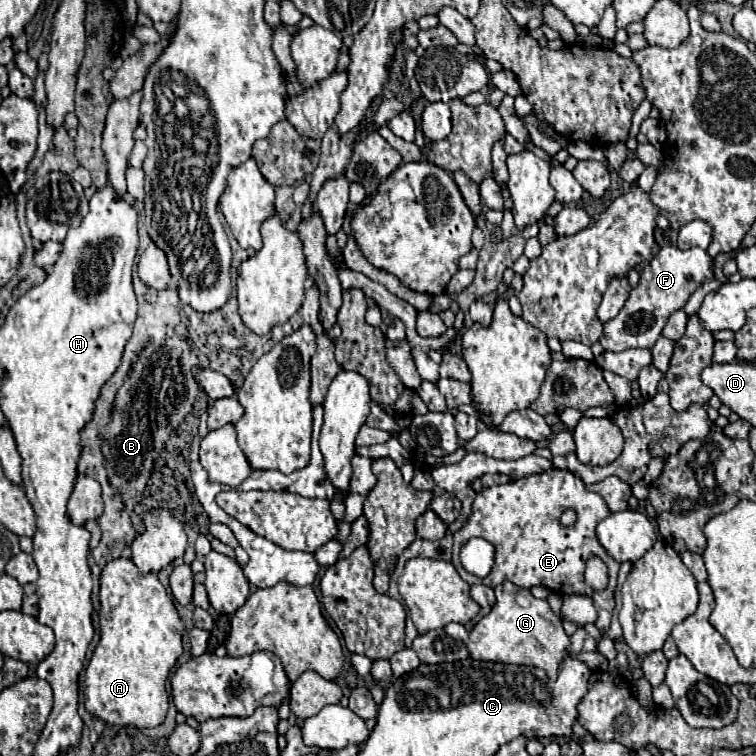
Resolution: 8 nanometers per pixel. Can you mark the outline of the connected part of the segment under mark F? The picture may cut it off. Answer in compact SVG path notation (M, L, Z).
M675 245L661 247L661 251L641 271L639 285L631 291L619 315L605 323L605 331L599 343L607 351L625 351L629 347L653 347L657 337L661 335L667 317L675 309L681 309L687 303L687 299L695 293L695 289L699 289L711 277L711 257L707 257L707 251L699 247L691 247L685 251Z

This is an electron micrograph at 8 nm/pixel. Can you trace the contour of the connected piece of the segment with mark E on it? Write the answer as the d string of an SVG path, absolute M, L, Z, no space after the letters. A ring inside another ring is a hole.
M549 469L539 475L523 477L517 481L509 481L505 485L493 485L477 493L473 501L471 515L467 517L465 525L453 533L453 567L461 575L463 581L469 585L483 583L487 587L495 587L503 581L511 581L523 589L531 589L535 585L547 587L551 591L559 591L561 595L587 595L595 601L599 611L597 629L601 633L607 631L613 611L613 591L617 583L619 563L611 559L605 549L599 545L595 537L595 527L599 521L609 517L611 511L603 497L589 491L585 483L575 477L571 471L565 469ZM565 509L577 511L577 521L573 527L561 527L559 517ZM483 537L495 547L495 565L485 579L479 579L467 573L459 563L461 547L473 539ZM589 557L599 557L607 565L609 585L603 591L595 591L585 583L585 565Z

